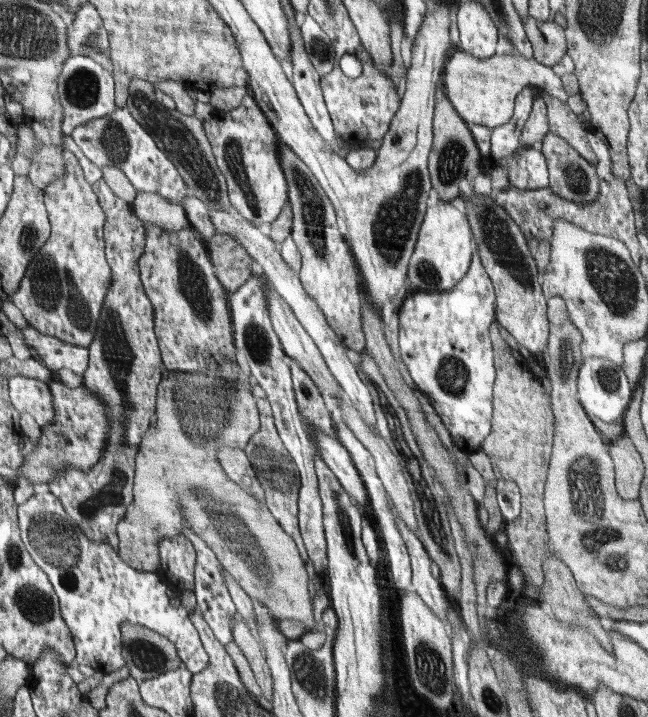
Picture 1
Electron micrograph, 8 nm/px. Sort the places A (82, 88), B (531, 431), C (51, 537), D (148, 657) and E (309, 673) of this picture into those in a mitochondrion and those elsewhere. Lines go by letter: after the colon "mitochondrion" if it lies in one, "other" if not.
A: mitochondrion
B: other
C: mitochondrion
D: mitochondrion
E: mitochondrion

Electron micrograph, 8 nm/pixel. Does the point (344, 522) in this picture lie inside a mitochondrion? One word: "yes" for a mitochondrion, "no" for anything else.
yes

